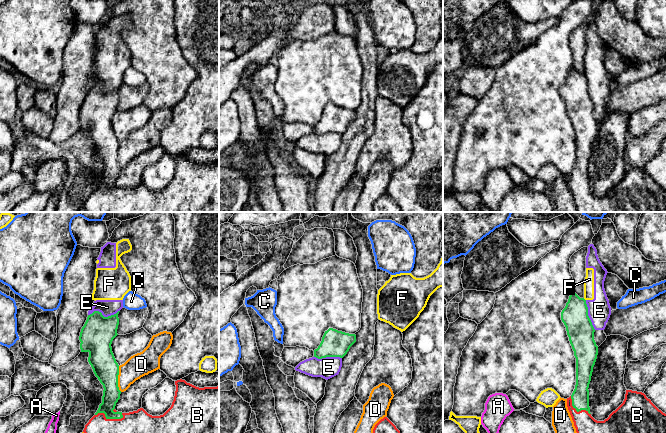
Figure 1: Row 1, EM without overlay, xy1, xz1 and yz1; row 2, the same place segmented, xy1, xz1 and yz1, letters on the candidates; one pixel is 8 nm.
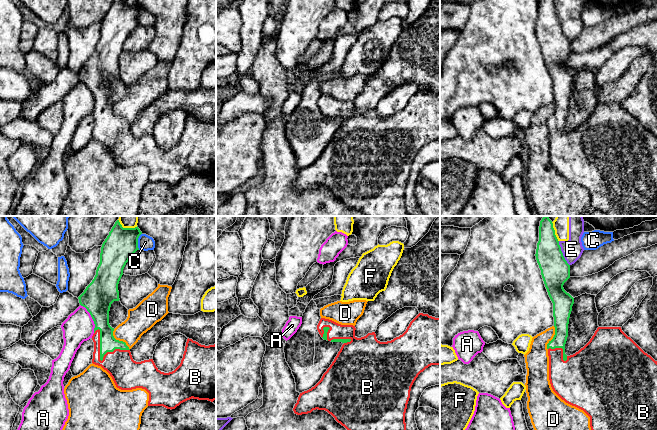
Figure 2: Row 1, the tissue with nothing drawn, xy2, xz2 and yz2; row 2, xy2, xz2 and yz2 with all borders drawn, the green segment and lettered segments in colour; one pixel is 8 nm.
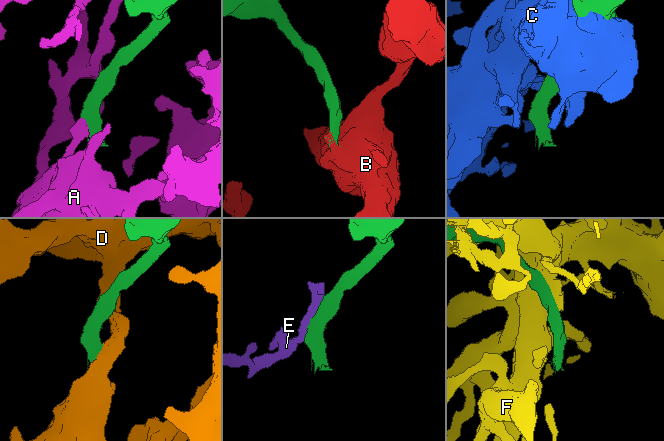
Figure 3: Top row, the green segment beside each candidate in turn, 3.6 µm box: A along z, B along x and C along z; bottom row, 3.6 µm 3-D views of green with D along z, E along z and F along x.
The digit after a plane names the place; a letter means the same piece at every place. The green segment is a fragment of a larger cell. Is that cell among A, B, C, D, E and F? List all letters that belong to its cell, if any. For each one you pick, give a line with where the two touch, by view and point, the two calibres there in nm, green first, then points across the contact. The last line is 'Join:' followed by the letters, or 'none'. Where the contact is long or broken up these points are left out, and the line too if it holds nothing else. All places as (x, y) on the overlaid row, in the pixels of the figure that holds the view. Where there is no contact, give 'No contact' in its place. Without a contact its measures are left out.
B: Touches green at xy2 (100, 358). Thickness 140 nm (green) against 240 nm
Join: B

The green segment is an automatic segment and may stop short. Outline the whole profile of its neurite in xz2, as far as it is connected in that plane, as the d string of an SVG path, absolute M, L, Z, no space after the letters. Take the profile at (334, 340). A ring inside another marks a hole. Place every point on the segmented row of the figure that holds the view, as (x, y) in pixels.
M419 313L409 324L406 331L399 337L394 338L391 341L380 342L376 338L375 332L368 333L366 336L357 338L355 336L355 326L353 325L341 325L332 320L321 318L317 330L324 340L331 342L342 342L343 345L335 357L334 361L323 374L321 380L311 389L300 393L297 403L295 404L293 411L297 415L308 414L313 410L325 410L331 414L335 420L344 426L347 430L406 430L405 413L407 404L410 398L411 387L418 377L426 368L431 365L440 365L440 318L429 316L428 314Z

